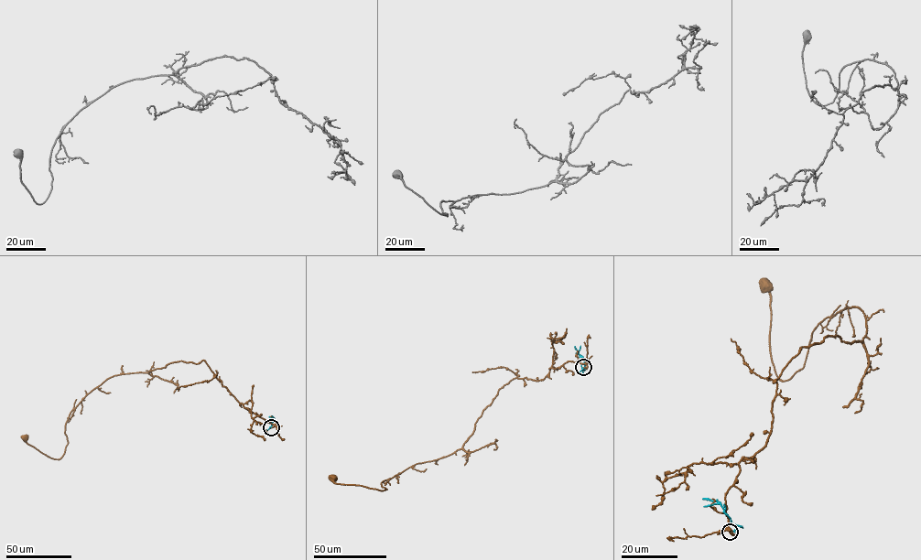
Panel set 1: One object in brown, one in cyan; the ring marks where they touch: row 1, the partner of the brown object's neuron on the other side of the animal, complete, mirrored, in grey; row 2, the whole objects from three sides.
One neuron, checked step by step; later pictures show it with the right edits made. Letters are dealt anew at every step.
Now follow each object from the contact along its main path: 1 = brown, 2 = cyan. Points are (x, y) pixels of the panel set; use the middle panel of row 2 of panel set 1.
1: (583, 367), (570, 361), (545, 379), (514, 379), (461, 448), (384, 480), (387, 490), (333, 477)
2: (583, 367), (583, 359), (574, 346)

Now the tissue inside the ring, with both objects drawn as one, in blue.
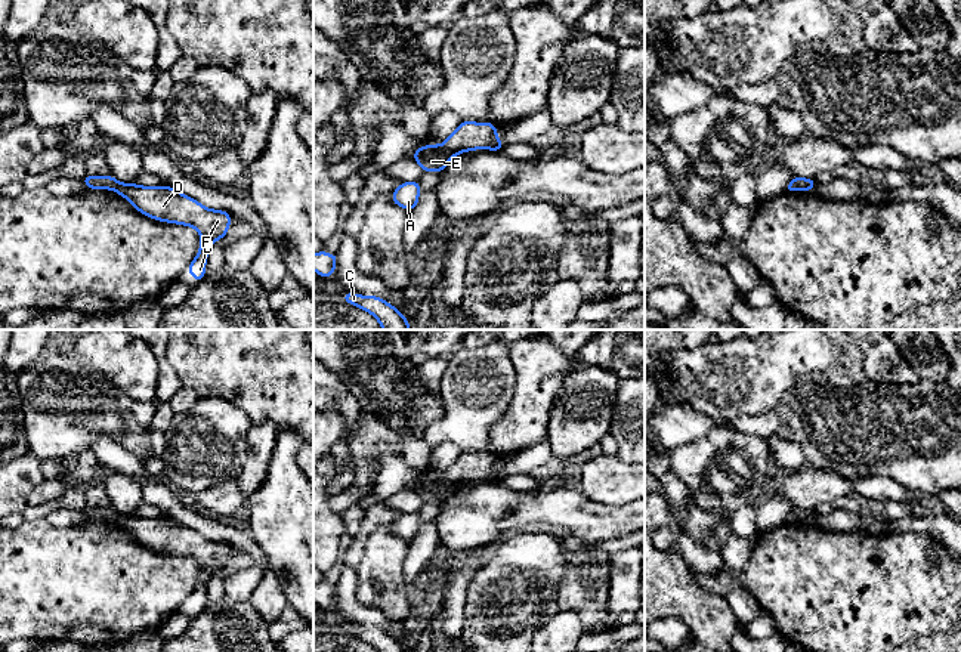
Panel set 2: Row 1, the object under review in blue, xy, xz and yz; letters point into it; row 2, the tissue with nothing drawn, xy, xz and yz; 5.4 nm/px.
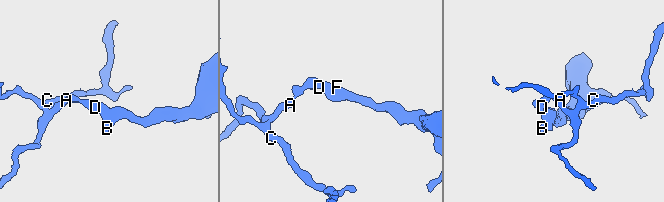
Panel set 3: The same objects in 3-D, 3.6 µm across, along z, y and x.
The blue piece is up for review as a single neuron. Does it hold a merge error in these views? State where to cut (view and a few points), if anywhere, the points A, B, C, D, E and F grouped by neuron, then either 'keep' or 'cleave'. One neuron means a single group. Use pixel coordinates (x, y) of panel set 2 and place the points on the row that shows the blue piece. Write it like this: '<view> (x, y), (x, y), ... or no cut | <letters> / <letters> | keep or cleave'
xz (441, 145), (453, 155) | A C E / B D F | cleave

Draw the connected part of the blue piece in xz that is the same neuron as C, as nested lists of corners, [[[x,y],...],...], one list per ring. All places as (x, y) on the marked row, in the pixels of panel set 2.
[[[344,293],[343,300],[370,312],[377,318],[383,330],[410,330],[410,321],[404,318],[396,308],[380,297]]]

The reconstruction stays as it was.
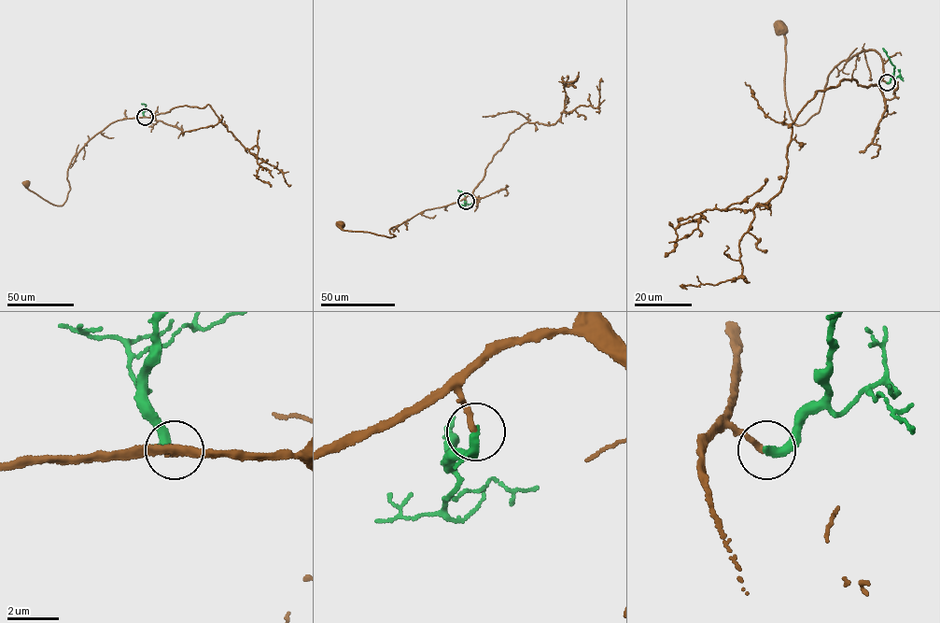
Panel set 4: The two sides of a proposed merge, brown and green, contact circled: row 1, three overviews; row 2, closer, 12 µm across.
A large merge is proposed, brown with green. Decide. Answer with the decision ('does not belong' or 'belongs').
belongs

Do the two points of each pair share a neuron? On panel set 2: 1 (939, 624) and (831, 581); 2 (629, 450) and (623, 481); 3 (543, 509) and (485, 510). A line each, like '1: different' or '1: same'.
1: same
2: different
3: same

